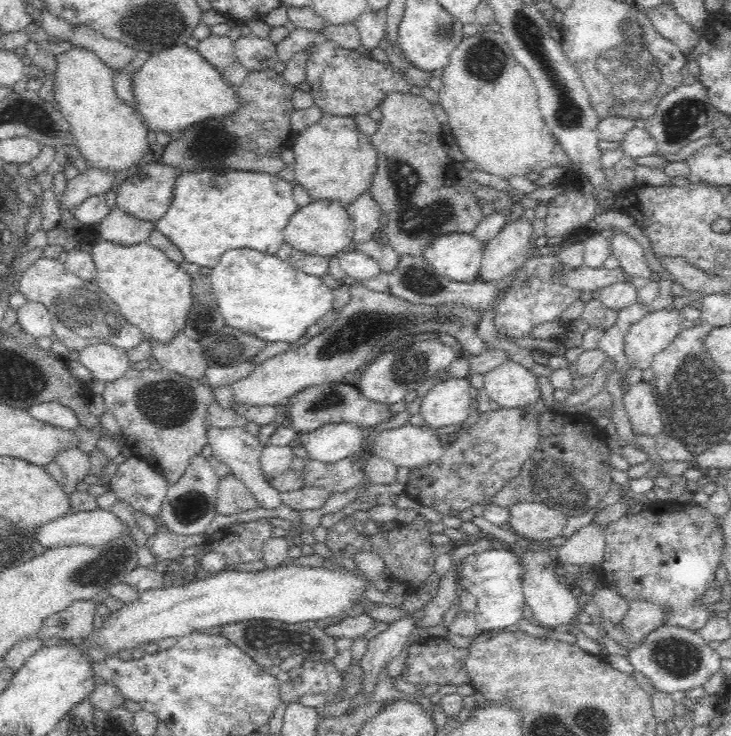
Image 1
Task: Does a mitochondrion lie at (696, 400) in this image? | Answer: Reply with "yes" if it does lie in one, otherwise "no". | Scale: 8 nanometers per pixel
yes

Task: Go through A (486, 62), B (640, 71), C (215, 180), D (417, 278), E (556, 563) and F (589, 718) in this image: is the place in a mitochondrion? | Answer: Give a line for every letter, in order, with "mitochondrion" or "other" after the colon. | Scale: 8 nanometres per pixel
A: mitochondrion
B: mitochondrion
C: mitochondrion
D: mitochondrion
E: other
F: mitochondrion

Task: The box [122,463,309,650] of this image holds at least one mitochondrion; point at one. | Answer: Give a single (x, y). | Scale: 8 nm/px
(191, 507)

